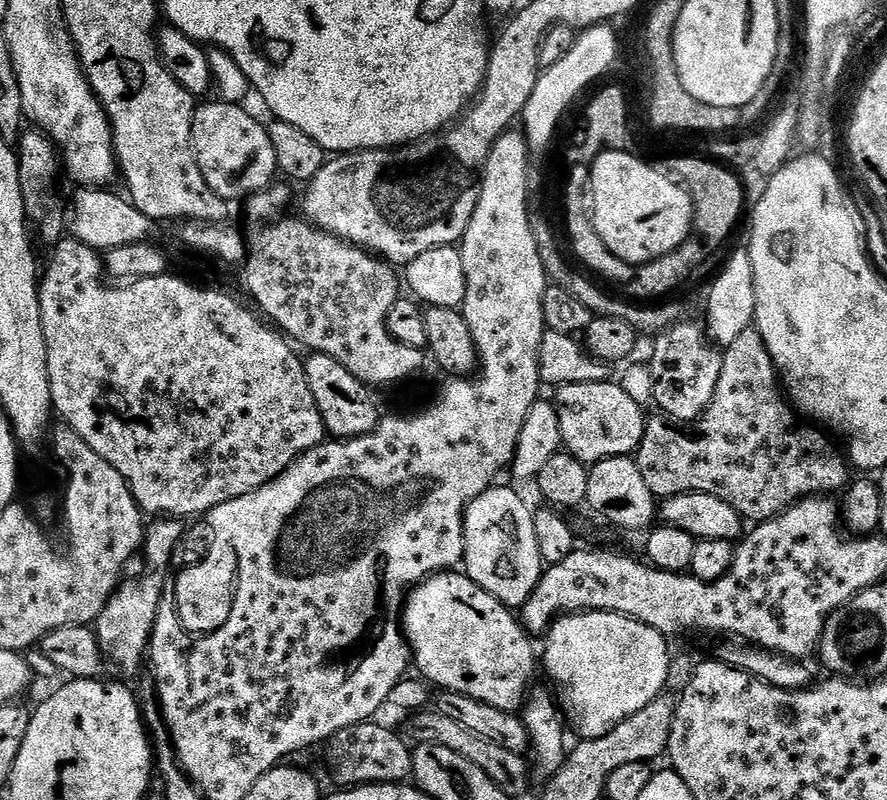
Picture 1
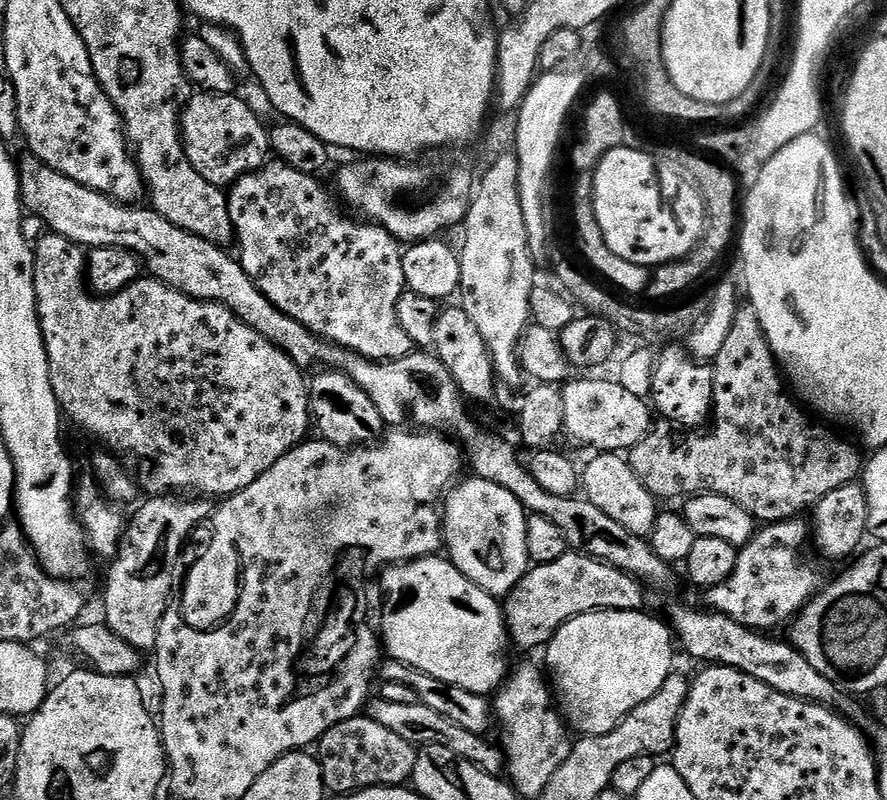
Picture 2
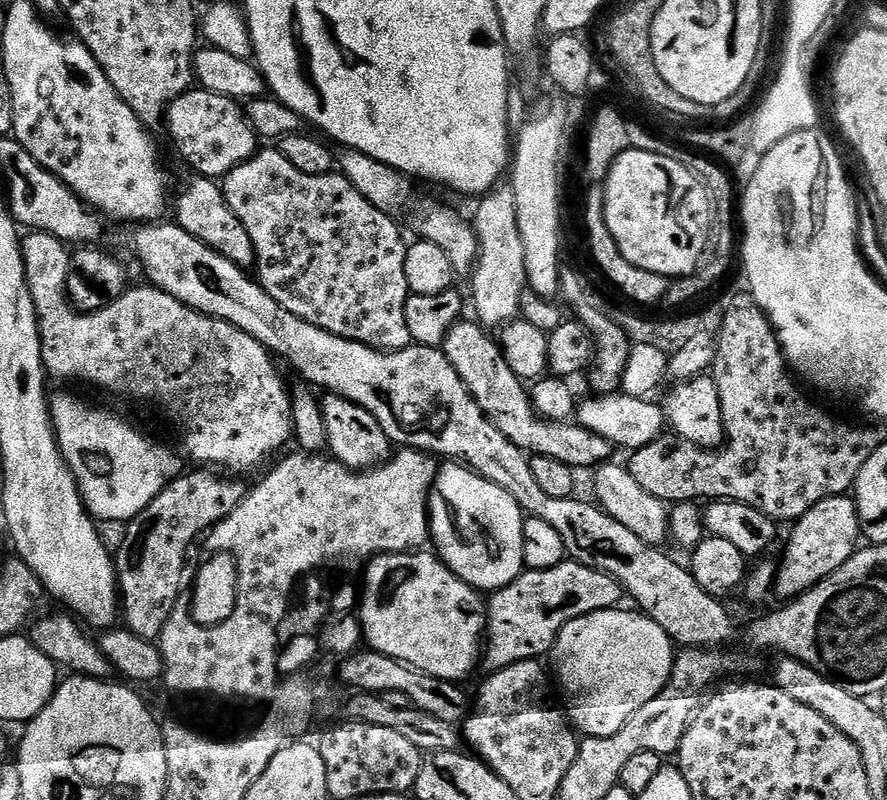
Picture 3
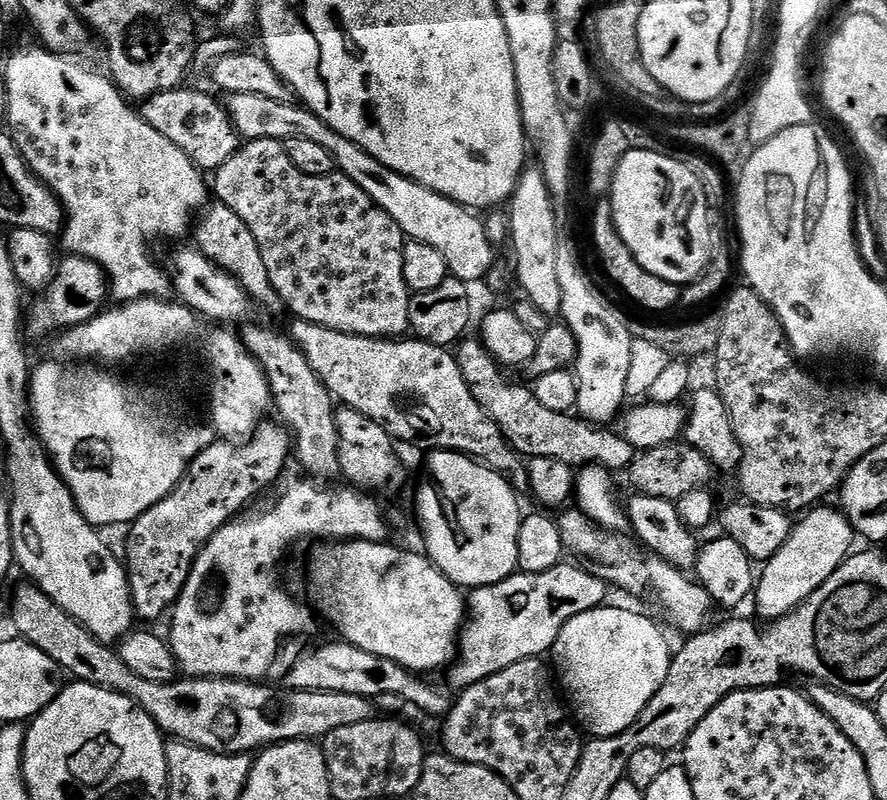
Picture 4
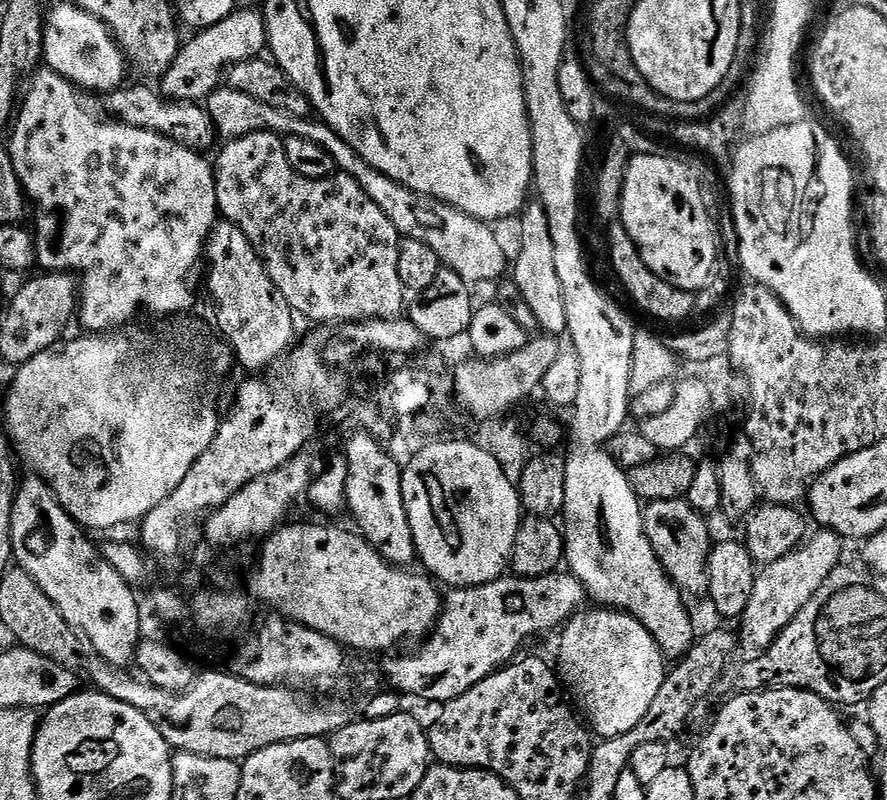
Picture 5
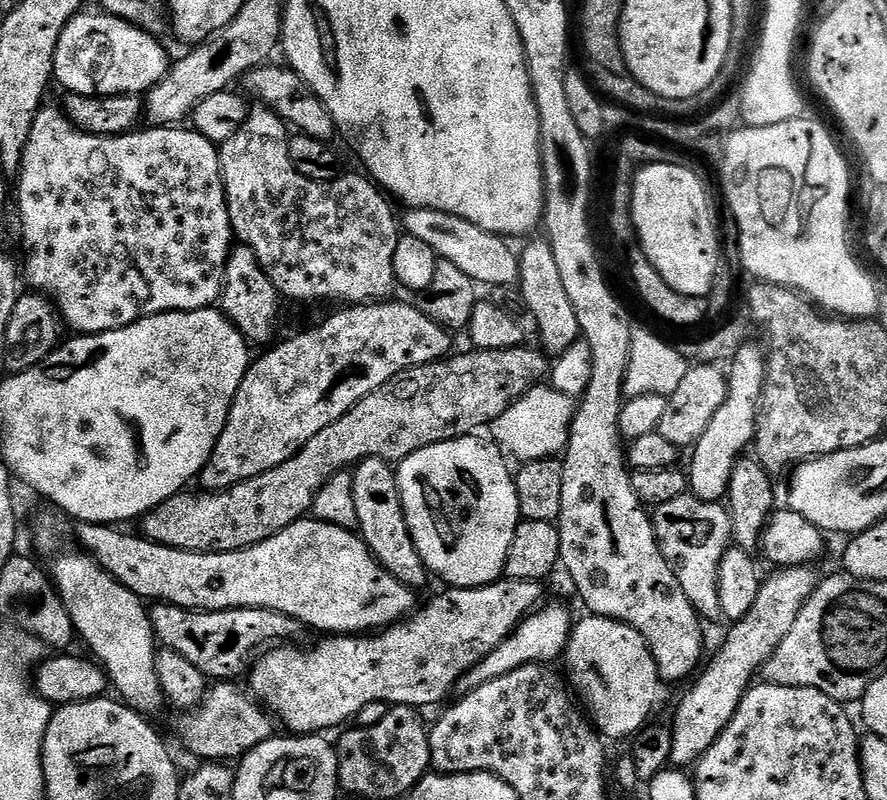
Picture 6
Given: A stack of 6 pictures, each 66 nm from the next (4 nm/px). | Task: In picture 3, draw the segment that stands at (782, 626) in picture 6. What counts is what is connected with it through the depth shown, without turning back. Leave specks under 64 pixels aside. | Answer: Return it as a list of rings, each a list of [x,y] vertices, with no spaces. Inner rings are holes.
[[[851,495],[831,496],[818,506],[806,510],[800,520],[791,525],[788,549],[778,560],[778,575],[775,587],[780,592],[781,601],[787,602],[809,592],[815,584],[821,584],[838,566],[842,566],[861,547],[862,525],[856,501]]]

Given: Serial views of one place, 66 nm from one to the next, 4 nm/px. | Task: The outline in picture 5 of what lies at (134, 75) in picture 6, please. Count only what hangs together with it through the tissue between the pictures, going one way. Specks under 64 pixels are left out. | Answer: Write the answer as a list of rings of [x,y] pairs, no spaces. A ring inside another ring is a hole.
[[[75,2],[60,4],[46,16],[43,63],[62,78],[72,81],[77,89],[89,94],[115,92],[125,83],[130,61],[115,36],[96,16],[83,12]]]

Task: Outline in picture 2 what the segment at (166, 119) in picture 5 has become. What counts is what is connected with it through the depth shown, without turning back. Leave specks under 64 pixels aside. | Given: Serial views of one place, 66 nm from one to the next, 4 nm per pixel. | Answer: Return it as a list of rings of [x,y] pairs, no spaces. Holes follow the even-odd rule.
[[[193,94],[188,99],[188,105],[180,113],[180,136],[184,139],[186,158],[190,158],[190,166],[206,178],[214,186],[228,190],[246,174],[257,172],[270,160],[270,132],[262,121],[256,117],[256,112],[244,100],[239,100],[236,94],[227,96],[209,96]]]

